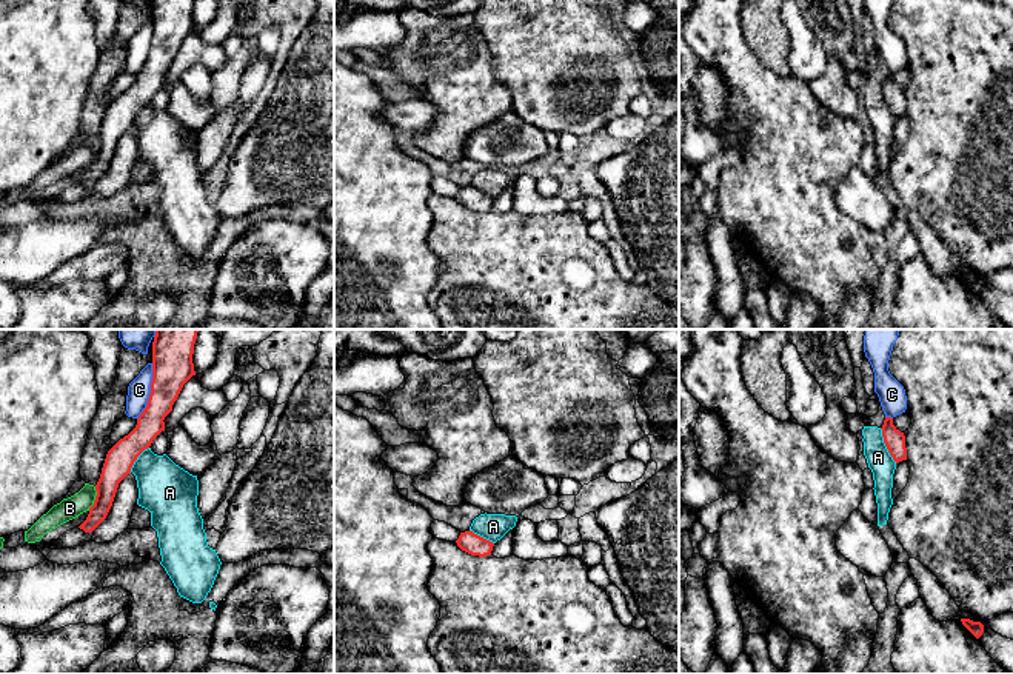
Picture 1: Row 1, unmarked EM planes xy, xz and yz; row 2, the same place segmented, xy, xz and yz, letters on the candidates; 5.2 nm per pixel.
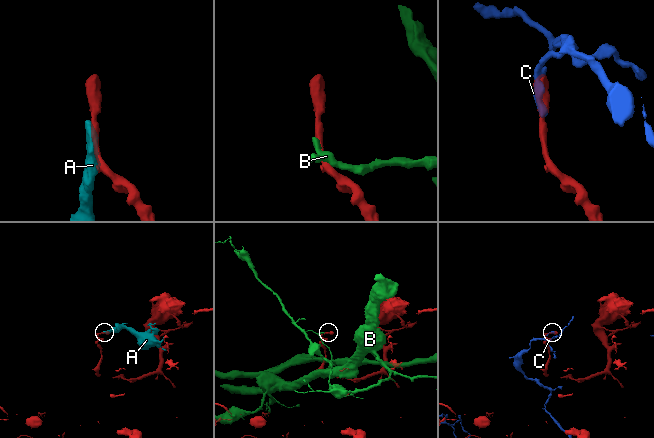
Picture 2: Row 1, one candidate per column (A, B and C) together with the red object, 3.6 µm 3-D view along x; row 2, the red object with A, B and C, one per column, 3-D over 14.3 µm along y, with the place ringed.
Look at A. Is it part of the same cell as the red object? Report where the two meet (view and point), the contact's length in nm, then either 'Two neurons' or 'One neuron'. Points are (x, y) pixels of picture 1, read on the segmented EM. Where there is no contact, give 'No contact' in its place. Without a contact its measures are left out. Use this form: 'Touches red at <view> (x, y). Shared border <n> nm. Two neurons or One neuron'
Touches red at yz (885, 445). Shared border 200 nm. Two neurons

